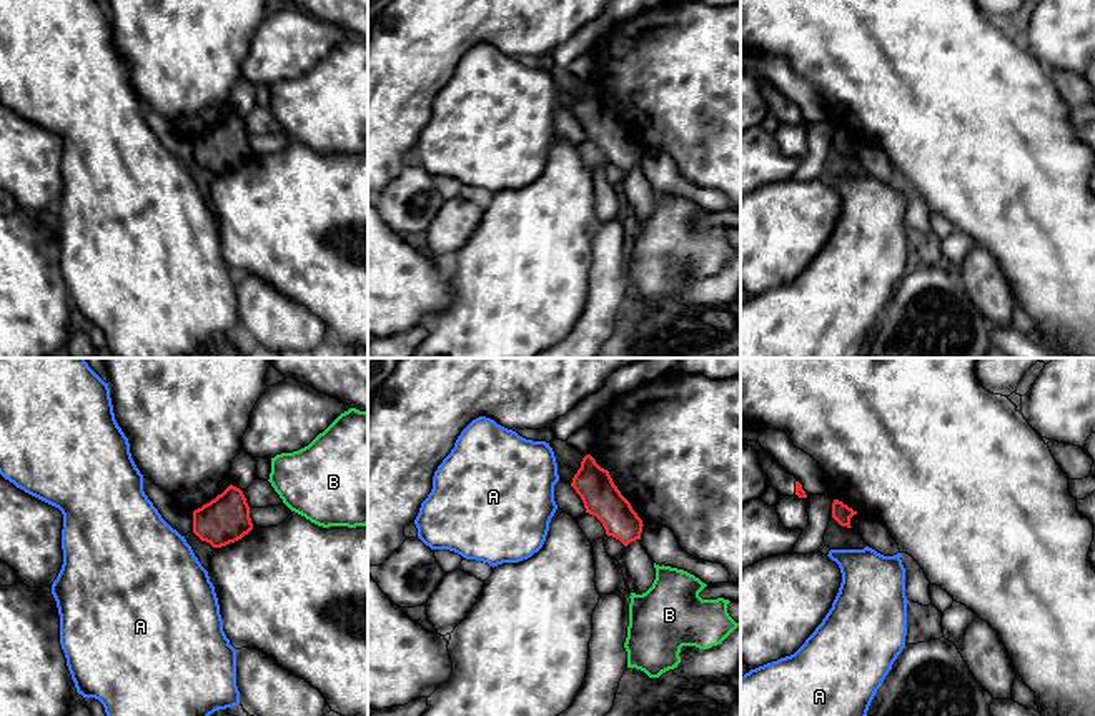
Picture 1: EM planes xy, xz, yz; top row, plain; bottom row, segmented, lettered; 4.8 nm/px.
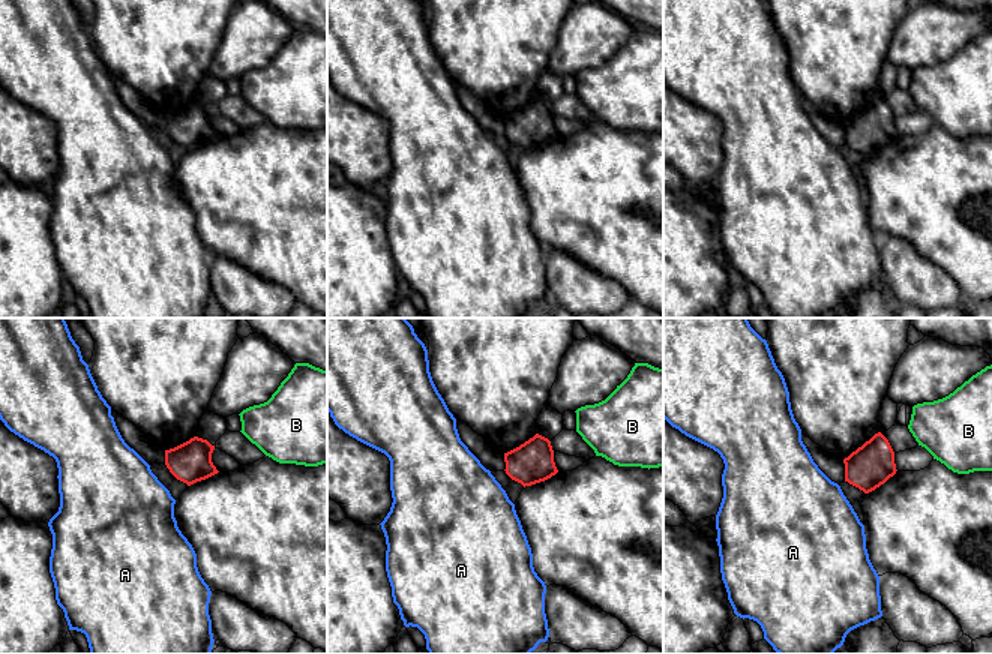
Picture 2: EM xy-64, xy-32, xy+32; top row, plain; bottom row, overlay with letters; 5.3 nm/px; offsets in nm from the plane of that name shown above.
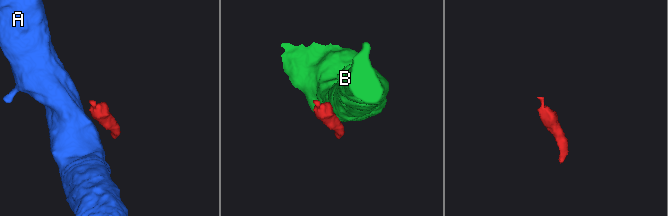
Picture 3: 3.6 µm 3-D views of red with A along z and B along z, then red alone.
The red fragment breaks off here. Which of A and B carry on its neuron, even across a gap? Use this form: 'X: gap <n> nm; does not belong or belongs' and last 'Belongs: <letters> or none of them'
A: gap 50 nm; does not belong
B: gap 140 nm; does not belong
Belongs: none of them

